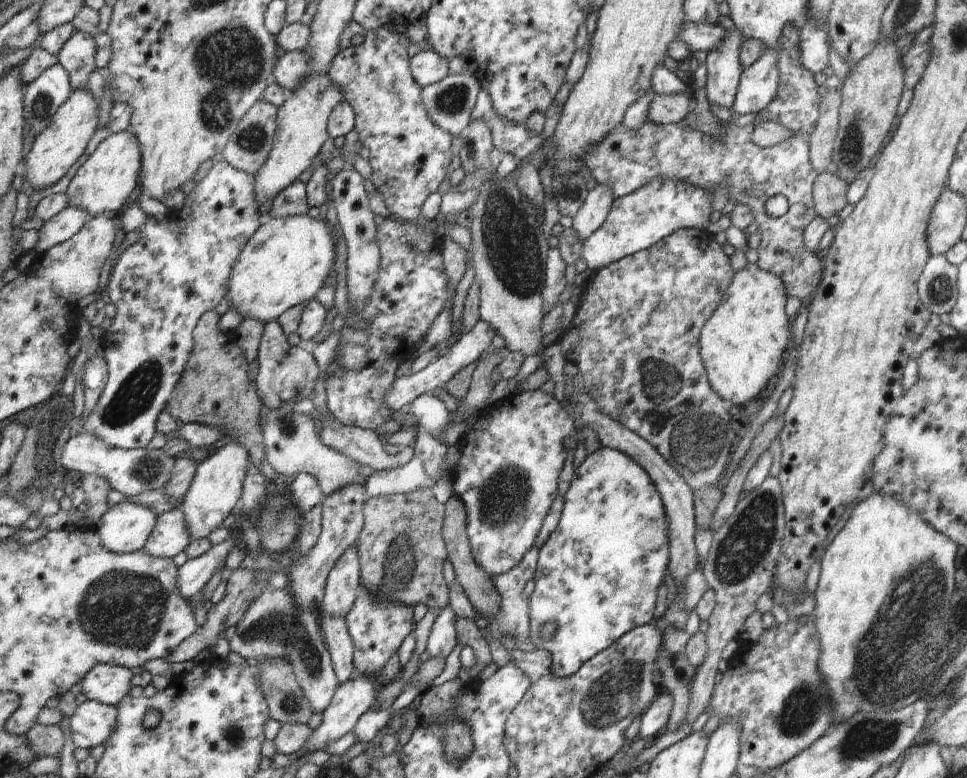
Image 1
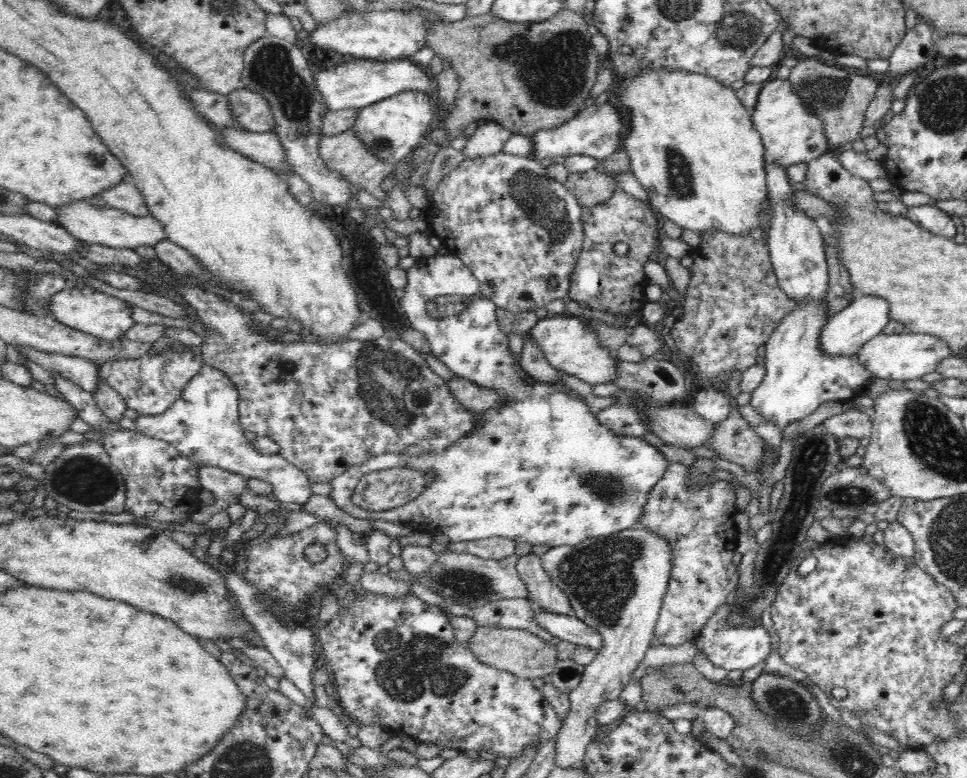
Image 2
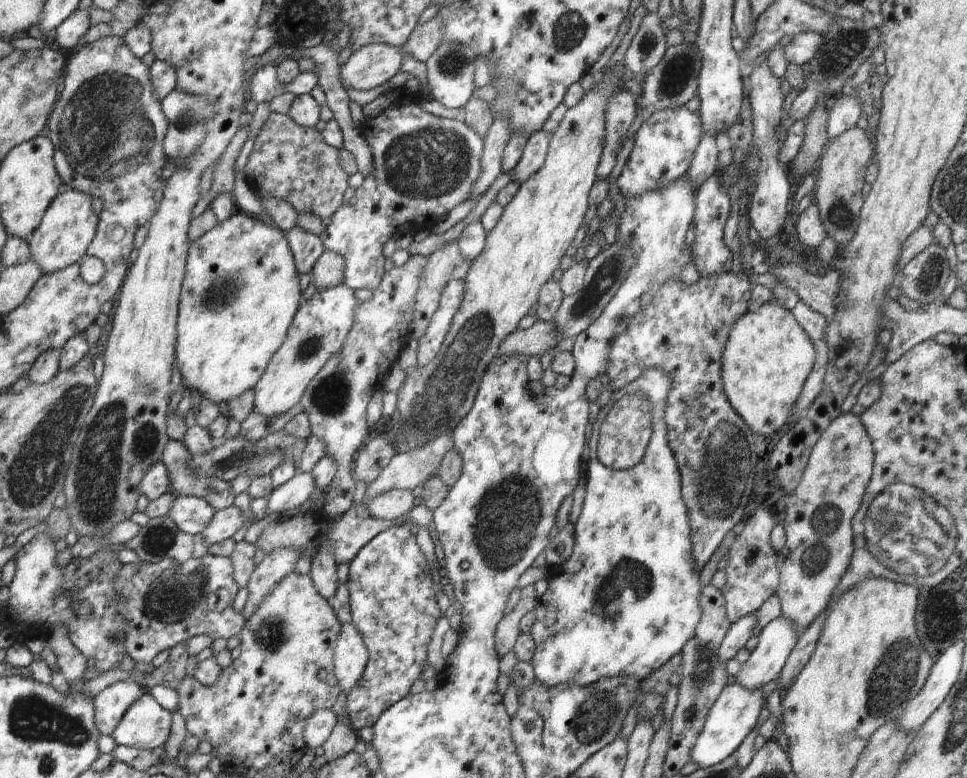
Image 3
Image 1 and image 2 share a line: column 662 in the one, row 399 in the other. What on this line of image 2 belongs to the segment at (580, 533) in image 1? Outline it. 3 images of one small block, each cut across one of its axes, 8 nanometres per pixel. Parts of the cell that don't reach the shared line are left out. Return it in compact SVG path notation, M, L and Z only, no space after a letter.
M440 251L438 254L429 257L418 257L417 263L414 264L411 268L407 270L408 275L408 284L406 284L406 290L404 292L404 296L401 298L401 306L403 311L405 312L408 320L411 322L411 326L419 330L420 332L425 334L425 338L428 340L430 344L430 348L432 349L432 354L435 355L435 358L442 361L446 366L454 372L455 376L472 381L476 383L476 385L480 385L480 387L490 387L498 390L500 393L500 397L502 397L502 404L498 406L498 408L492 408L492 410L486 410L486 412L480 412L476 414L476 419L479 420L478 427L470 434L464 436L464 438L460 438L458 442L454 442L450 448L446 448L444 452L434 452L434 454L422 454L422 456L408 456L407 454L380 454L378 456L372 456L366 460L364 464L359 464L358 466L349 468L346 472L343 472L340 476L335 476L328 485L331 487L331 491L329 492L329 497L332 498L334 504L340 510L344 510L348 514L356 517L356 518L365 518L369 520L385 520L386 522L397 522L398 524L404 524L404 526L410 526L412 528L412 532L428 532L431 535L436 535L437 532L440 534L446 534L449 540L452 542L468 542L468 540L480 540L481 538L490 538L492 536L499 536L500 538L509 538L514 542L527 542L528 544L546 544L546 546L550 547L560 547L560 546L576 546L576 544L580 544L584 542L584 540L588 540L589 538L595 536L608 536L613 532L620 532L630 528L639 522L639 516L642 514L642 509L644 508L644 504L648 500L648 493L650 489L665 475L666 469L668 468L668 461L666 461L666 457L660 449L656 448L654 445L644 441L641 437L634 436L618 436L612 431L602 427L600 423L598 423L597 414L594 414L590 411L588 406L586 405L584 398L578 399L578 397L572 397L572 395L568 395L568 393L564 393L564 389L560 389L560 385L564 385L560 382L541 382L541 380L535 380L536 384L528 383L524 377L520 377L520 373L525 373L521 370L521 366L519 361L515 361L514 357L510 355L510 349L508 348L508 337L507 337L507 328L501 328L498 325L498 319L496 318L496 309L497 306L492 303L490 300L482 297L480 295L481 285L478 283L478 280L472 274L472 271L458 258L456 255L452 255L449 252Z

